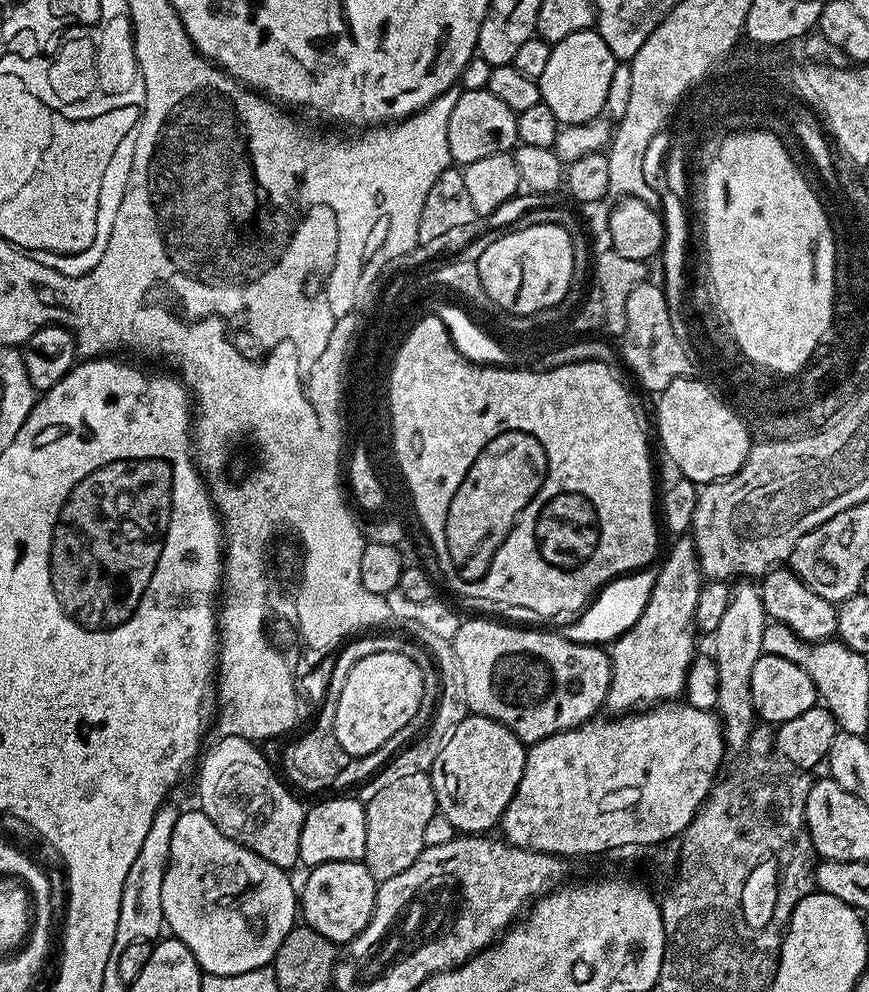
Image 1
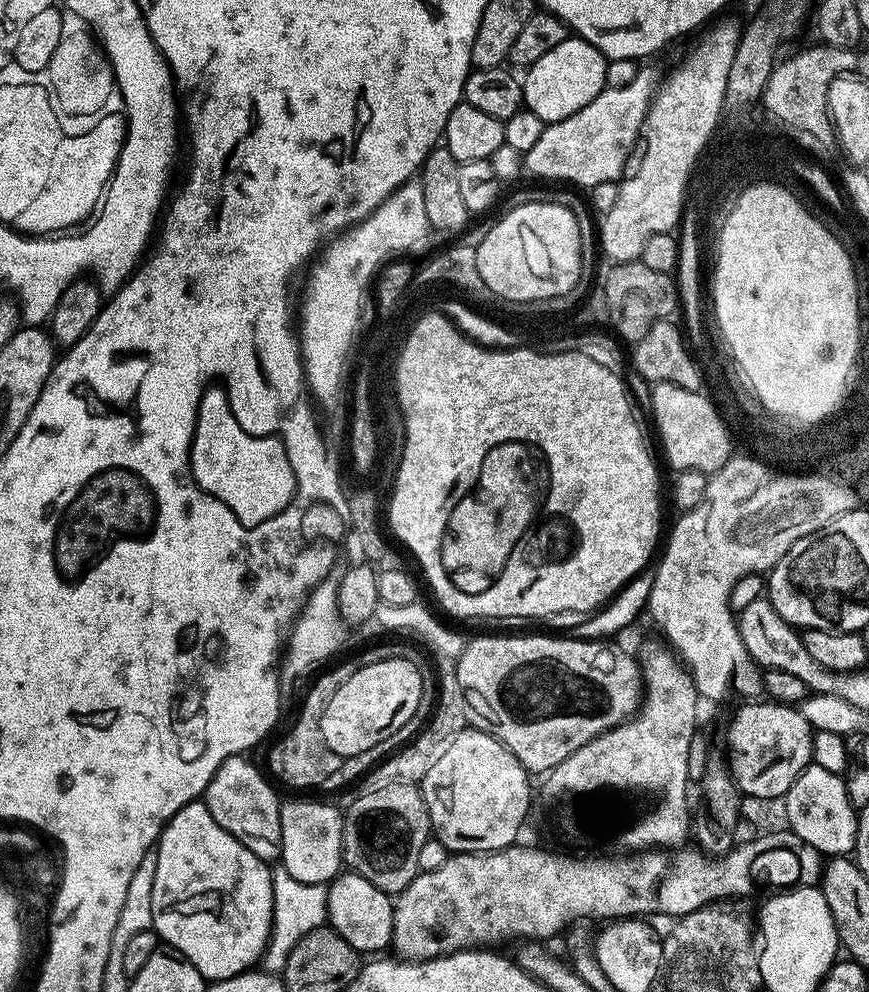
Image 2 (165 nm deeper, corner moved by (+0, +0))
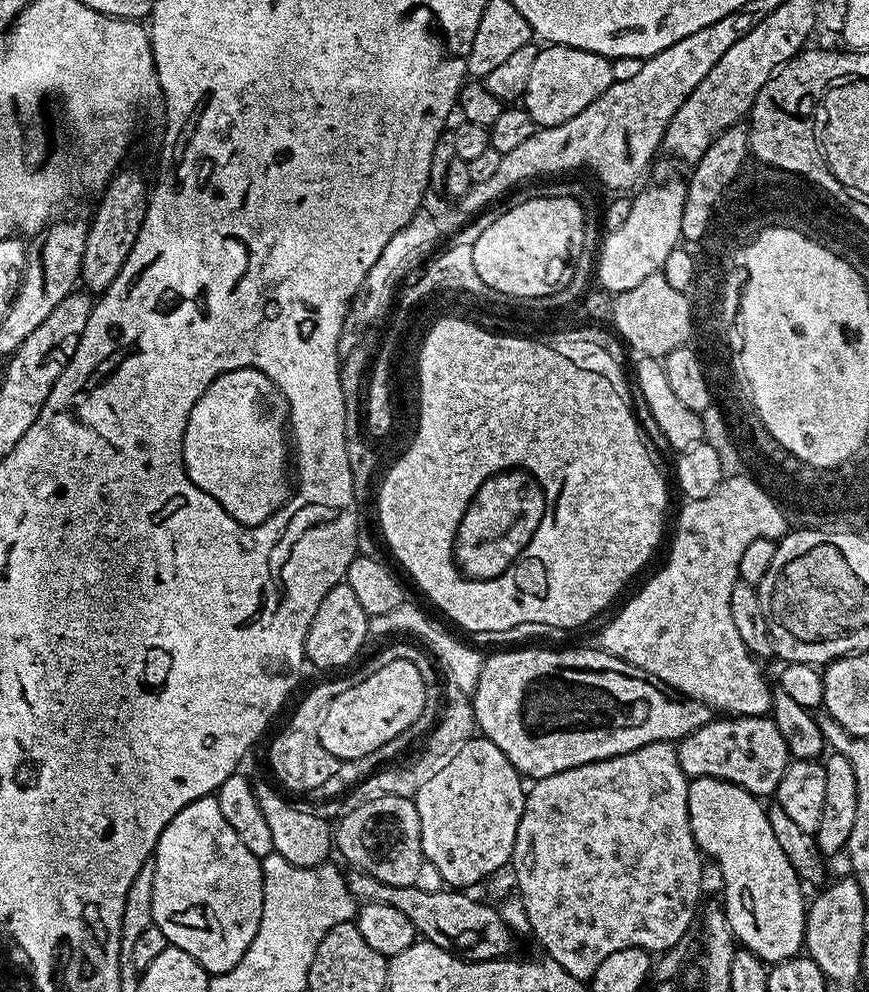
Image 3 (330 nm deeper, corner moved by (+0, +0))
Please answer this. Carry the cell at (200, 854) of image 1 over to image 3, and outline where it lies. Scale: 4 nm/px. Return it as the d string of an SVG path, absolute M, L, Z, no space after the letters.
M210 795L190 802L190 806L174 814L158 838L154 859L152 923L162 930L162 934L166 934L171 947L186 950L186 954L202 965L205 972L229 972L238 958L246 954L250 942L254 942L254 934L258 934L258 922L262 922L264 875L260 869L261 857L246 850L242 838L238 838L230 822L226 822L222 806L218 806L215 795Z

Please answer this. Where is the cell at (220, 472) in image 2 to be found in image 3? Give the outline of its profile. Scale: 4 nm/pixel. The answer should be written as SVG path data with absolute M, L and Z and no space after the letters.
M255 370L222 373L205 390L202 398L198 398L194 410L190 410L188 435L184 438L184 462L188 466L188 477L195 480L197 486L206 494L210 494L210 498L217 500L222 506L222 510L226 510L226 514L230 514L230 518L234 518L239 524L247 524L249 528L257 528L262 520L269 520L271 516L278 514L278 510L282 510L282 506L288 501L290 495L290 448L286 443L287 415L288 404L281 397L280 389L272 383L270 377Z

